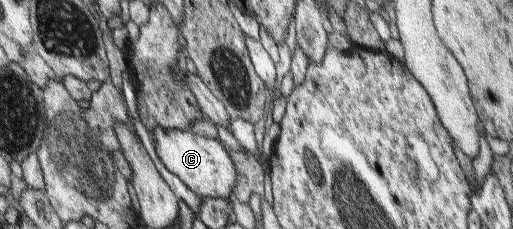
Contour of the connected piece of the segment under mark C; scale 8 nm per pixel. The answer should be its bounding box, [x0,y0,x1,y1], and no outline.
[150,127,237,200]

